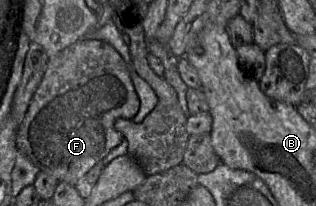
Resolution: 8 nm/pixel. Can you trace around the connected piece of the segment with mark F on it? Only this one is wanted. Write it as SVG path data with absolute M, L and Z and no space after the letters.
M81 39L48 59L43 78L29 103L23 121L17 127L17 150L23 153L40 171L51 174L59 182L66 182L72 186L76 186L78 181L90 169L92 169L99 161L101 161L113 148L121 144L124 137L116 129L116 123L120 119L132 120L139 110L139 105L140 100L135 91L128 67L117 50L112 45L103 40Z

